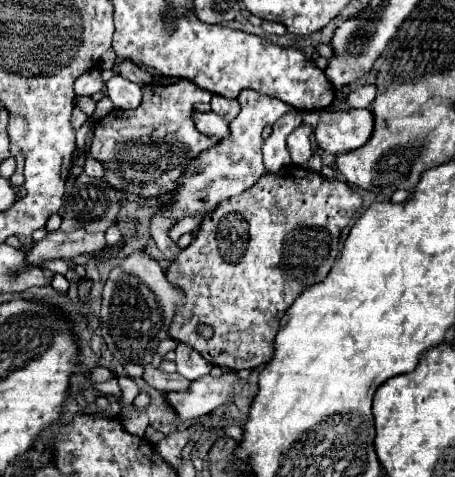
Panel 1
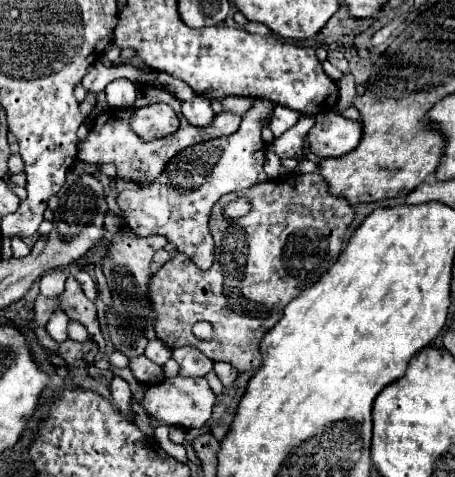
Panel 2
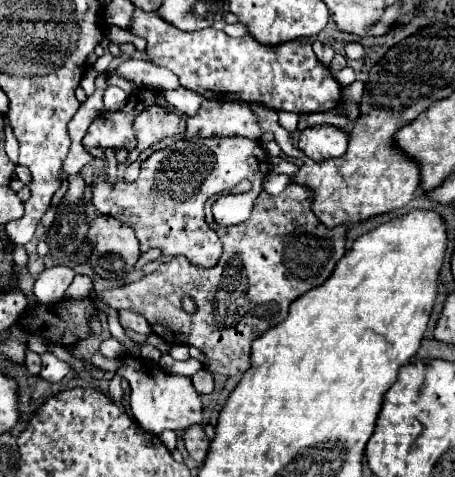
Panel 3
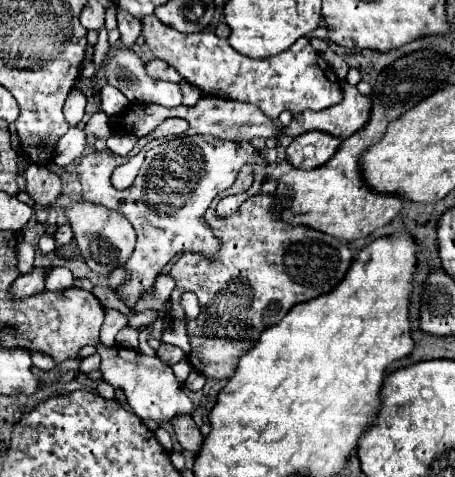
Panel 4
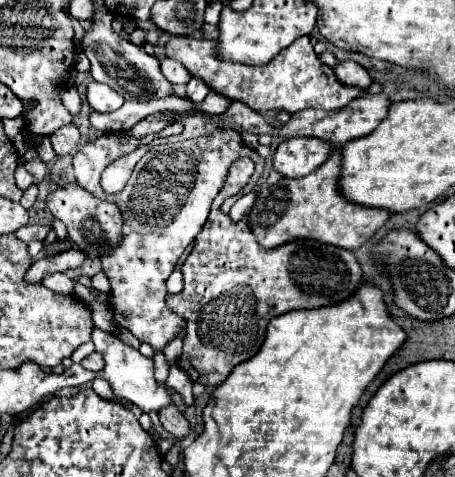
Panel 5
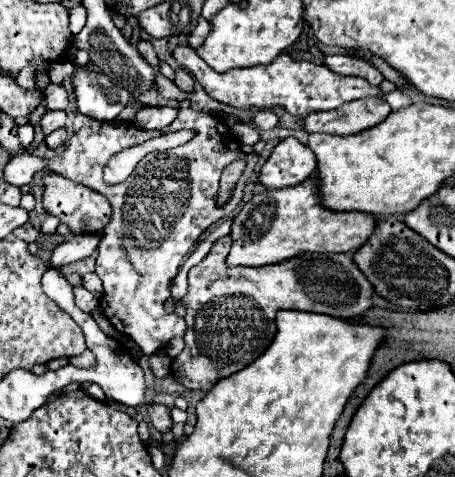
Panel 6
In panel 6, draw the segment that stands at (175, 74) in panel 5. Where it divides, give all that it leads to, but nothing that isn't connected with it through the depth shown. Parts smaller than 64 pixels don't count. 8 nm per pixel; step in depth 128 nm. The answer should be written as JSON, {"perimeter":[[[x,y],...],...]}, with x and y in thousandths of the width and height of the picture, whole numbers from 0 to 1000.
{"perimeter":[[[391,147],[387,151],[387,180],[400,193],[426,193],[431,189],[431,168],[409,147]]]}

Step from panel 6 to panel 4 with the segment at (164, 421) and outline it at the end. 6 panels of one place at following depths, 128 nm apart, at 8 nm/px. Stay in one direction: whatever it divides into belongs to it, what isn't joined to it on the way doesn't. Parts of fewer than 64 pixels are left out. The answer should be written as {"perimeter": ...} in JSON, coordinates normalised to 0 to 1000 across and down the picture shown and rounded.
{"perimeter":[[[382,872],[382,876],[374,881],[374,889],[378,889],[378,897],[382,897],[382,906],[387,906],[387,918],[391,918],[391,927],[400,931],[400,939],[409,939],[409,943],[418,943],[422,952],[431,952],[431,948],[440,943],[448,918],[444,918],[440,901],[431,897],[426,881],[422,881],[418,872]]]}

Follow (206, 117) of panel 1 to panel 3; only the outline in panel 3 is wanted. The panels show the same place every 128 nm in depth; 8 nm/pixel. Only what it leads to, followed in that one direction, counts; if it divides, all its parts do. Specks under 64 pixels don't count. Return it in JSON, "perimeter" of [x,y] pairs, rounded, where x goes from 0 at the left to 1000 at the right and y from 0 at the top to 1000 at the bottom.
{"perimeter":[[[391,184],[391,189],[360,189],[347,193],[347,201],[356,201],[365,210],[365,218],[382,222],[391,235],[404,235],[413,243],[426,243],[444,218],[444,201],[431,201],[431,193],[409,189],[409,184]]]}

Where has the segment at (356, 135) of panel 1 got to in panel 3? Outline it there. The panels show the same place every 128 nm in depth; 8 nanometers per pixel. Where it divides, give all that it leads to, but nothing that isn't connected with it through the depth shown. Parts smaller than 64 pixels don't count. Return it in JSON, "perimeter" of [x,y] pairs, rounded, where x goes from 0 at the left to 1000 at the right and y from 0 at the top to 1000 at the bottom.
{"perimeter":[[[681,264],[655,289],[655,310],[695,340],[752,327],[760,306],[765,281],[738,264]]]}

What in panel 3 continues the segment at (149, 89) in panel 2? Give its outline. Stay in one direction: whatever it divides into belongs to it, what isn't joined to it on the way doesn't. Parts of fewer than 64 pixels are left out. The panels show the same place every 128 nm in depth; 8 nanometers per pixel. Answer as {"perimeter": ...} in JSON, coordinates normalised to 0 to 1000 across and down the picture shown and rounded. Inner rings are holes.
{"perimeter":[[[303,184],[299,193],[290,193],[281,218],[264,231],[264,235],[229,235],[220,239],[193,268],[189,285],[185,285],[185,310],[202,314],[202,310],[277,310],[290,314],[299,306],[299,285],[290,273],[295,247],[325,222],[356,222],[365,231],[374,231],[365,222],[365,214],[352,210],[352,201],[338,201],[338,193]],[[448,210],[435,239],[404,243],[413,256],[409,285],[536,285],[567,294],[576,273],[563,239],[545,218]]]}

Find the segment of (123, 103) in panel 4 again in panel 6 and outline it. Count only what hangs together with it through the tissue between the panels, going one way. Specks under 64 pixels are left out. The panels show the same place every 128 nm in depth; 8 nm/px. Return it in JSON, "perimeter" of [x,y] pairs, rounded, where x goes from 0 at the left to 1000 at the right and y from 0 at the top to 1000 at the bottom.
{"perimeter":[[[163,92],[158,101],[149,101],[149,130],[158,130],[167,143],[163,155],[154,159],[154,172],[167,197],[171,235],[224,256],[255,252],[255,243],[286,214],[286,193],[268,180],[246,176],[233,155],[211,155],[211,151],[189,155],[189,143],[167,134]]]}

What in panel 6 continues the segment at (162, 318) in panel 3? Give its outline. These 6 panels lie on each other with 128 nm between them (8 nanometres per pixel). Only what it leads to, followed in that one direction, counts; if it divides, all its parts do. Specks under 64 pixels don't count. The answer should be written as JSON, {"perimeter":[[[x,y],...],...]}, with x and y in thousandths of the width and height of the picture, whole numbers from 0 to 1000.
{"perimeter":[[[505,495],[484,499],[457,528],[457,537],[418,562],[413,570],[413,616],[404,621],[409,654],[409,700],[404,734],[378,755],[374,780],[413,818],[457,822],[479,797],[501,792],[514,780],[527,780],[554,763],[567,746],[585,738],[607,704],[607,654],[611,650],[664,650],[721,658],[752,671],[774,671],[796,654],[818,646],[822,604],[809,595],[804,579],[782,562],[765,532],[677,532],[655,537],[651,545],[629,545],[624,553],[593,553],[571,562],[501,562],[492,553],[505,520]]]}

